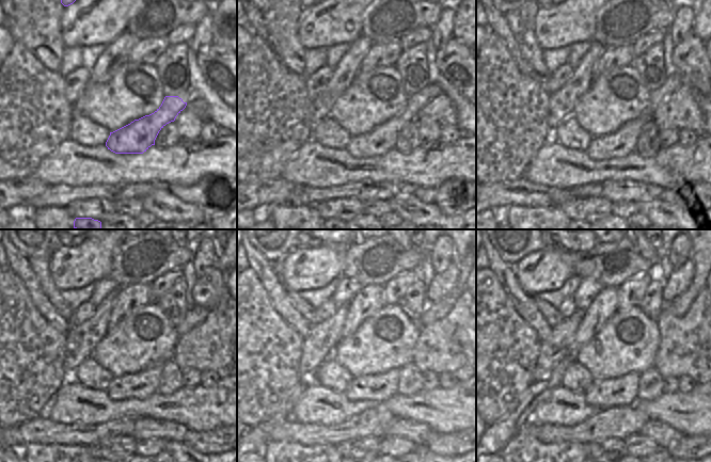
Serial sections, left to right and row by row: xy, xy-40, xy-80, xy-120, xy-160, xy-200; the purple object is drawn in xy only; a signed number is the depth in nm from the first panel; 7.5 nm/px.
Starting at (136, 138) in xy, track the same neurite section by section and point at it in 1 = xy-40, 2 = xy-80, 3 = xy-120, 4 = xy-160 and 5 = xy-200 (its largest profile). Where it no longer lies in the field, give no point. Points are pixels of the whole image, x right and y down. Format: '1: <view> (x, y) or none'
1: xy-40 (382, 138)
2: xy-80 (620, 143)
3: xy-120 (141, 385)
4: xy-160 (380, 386)
5: xy-200 (616, 392)

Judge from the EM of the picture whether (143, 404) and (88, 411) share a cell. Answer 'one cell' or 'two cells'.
one cell

